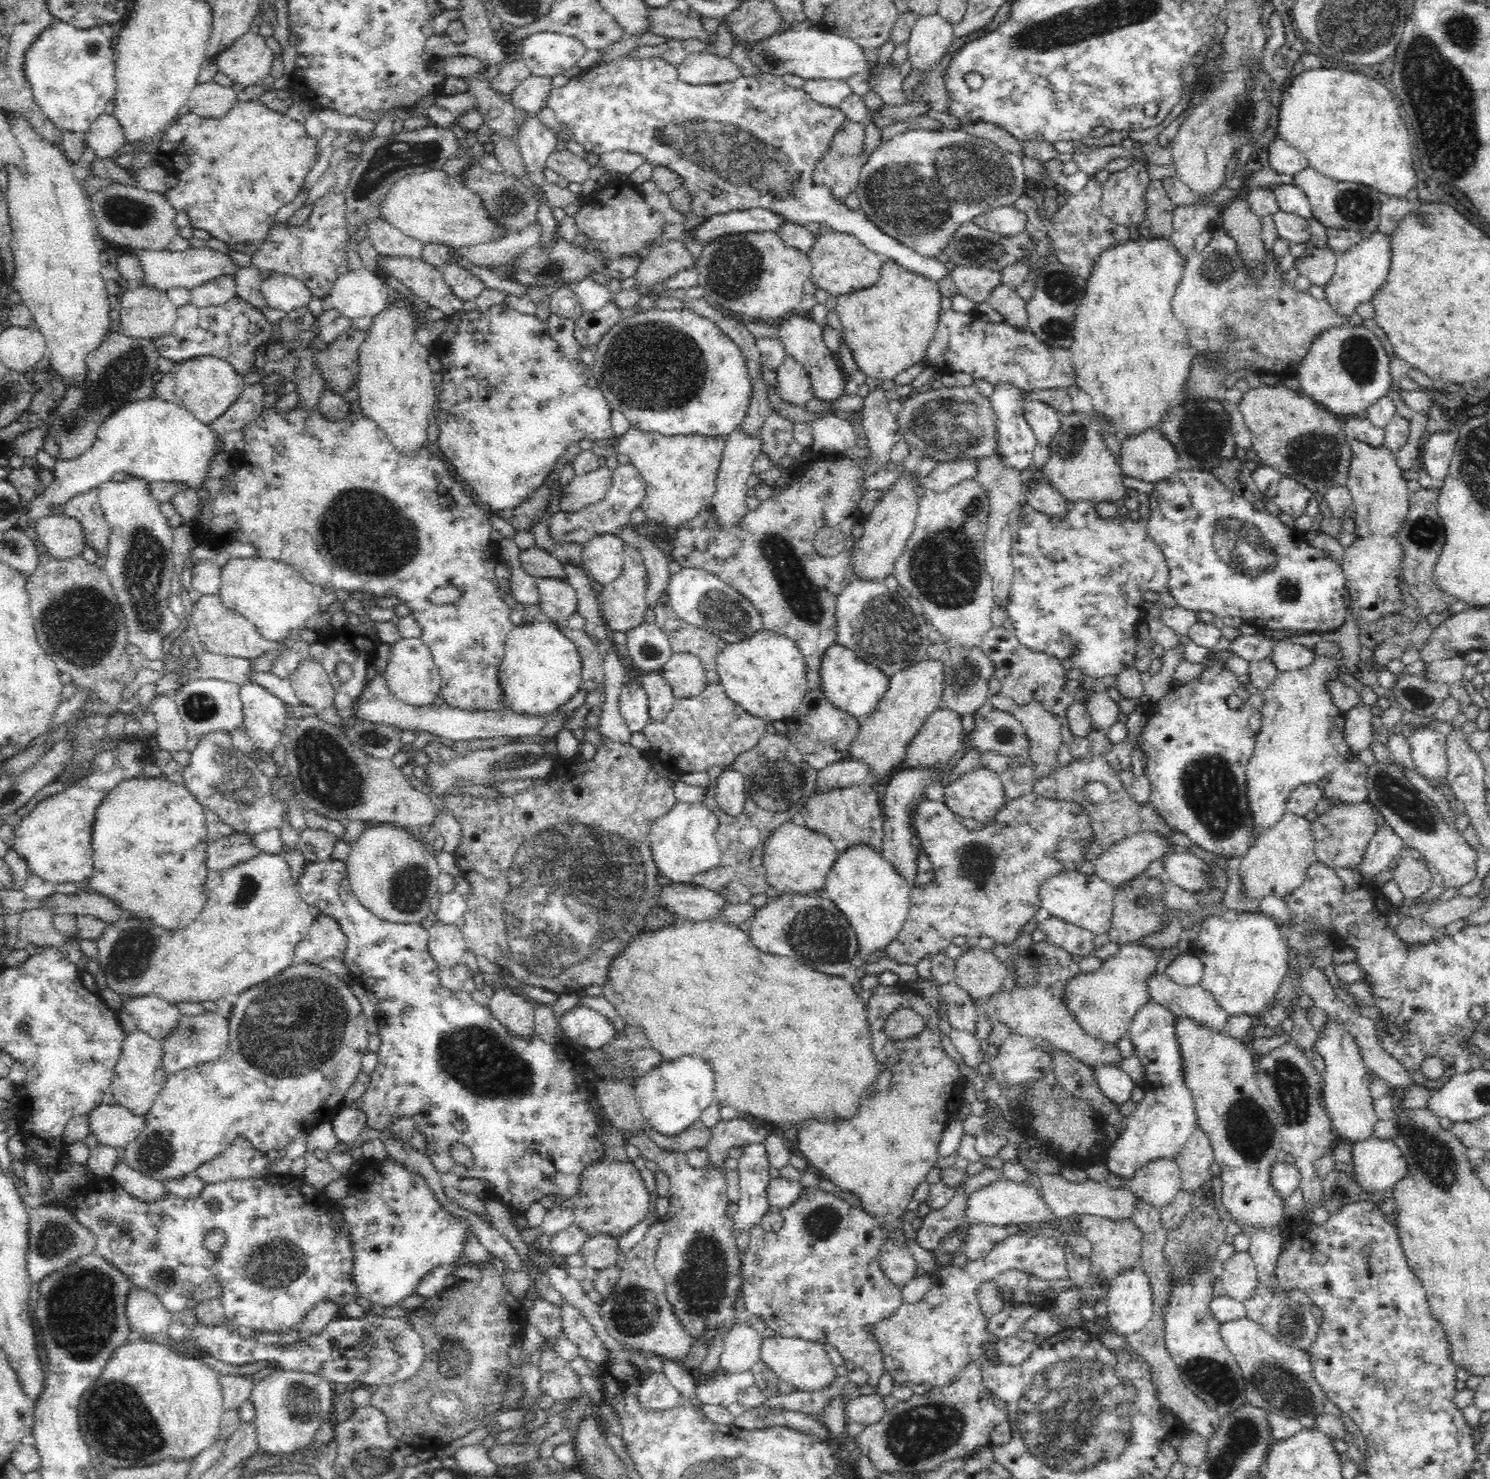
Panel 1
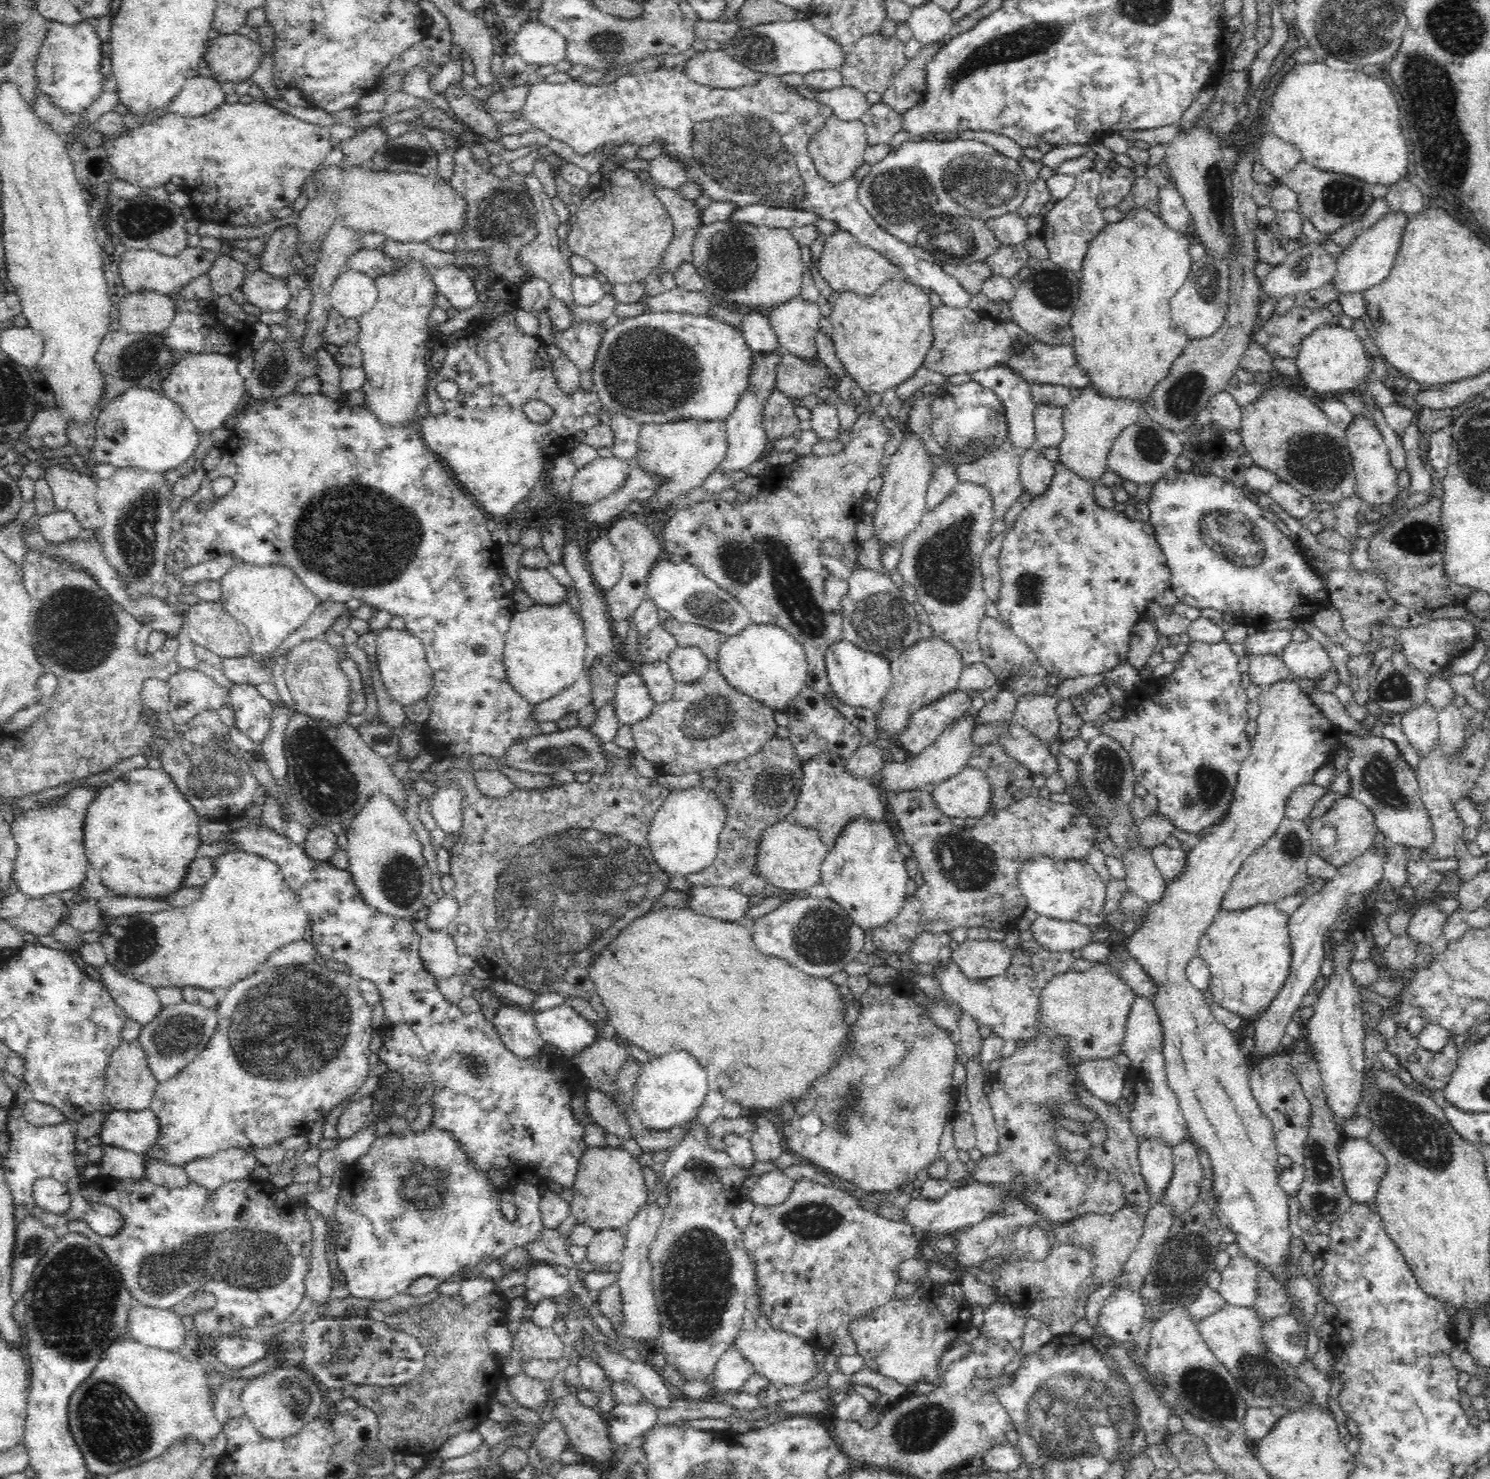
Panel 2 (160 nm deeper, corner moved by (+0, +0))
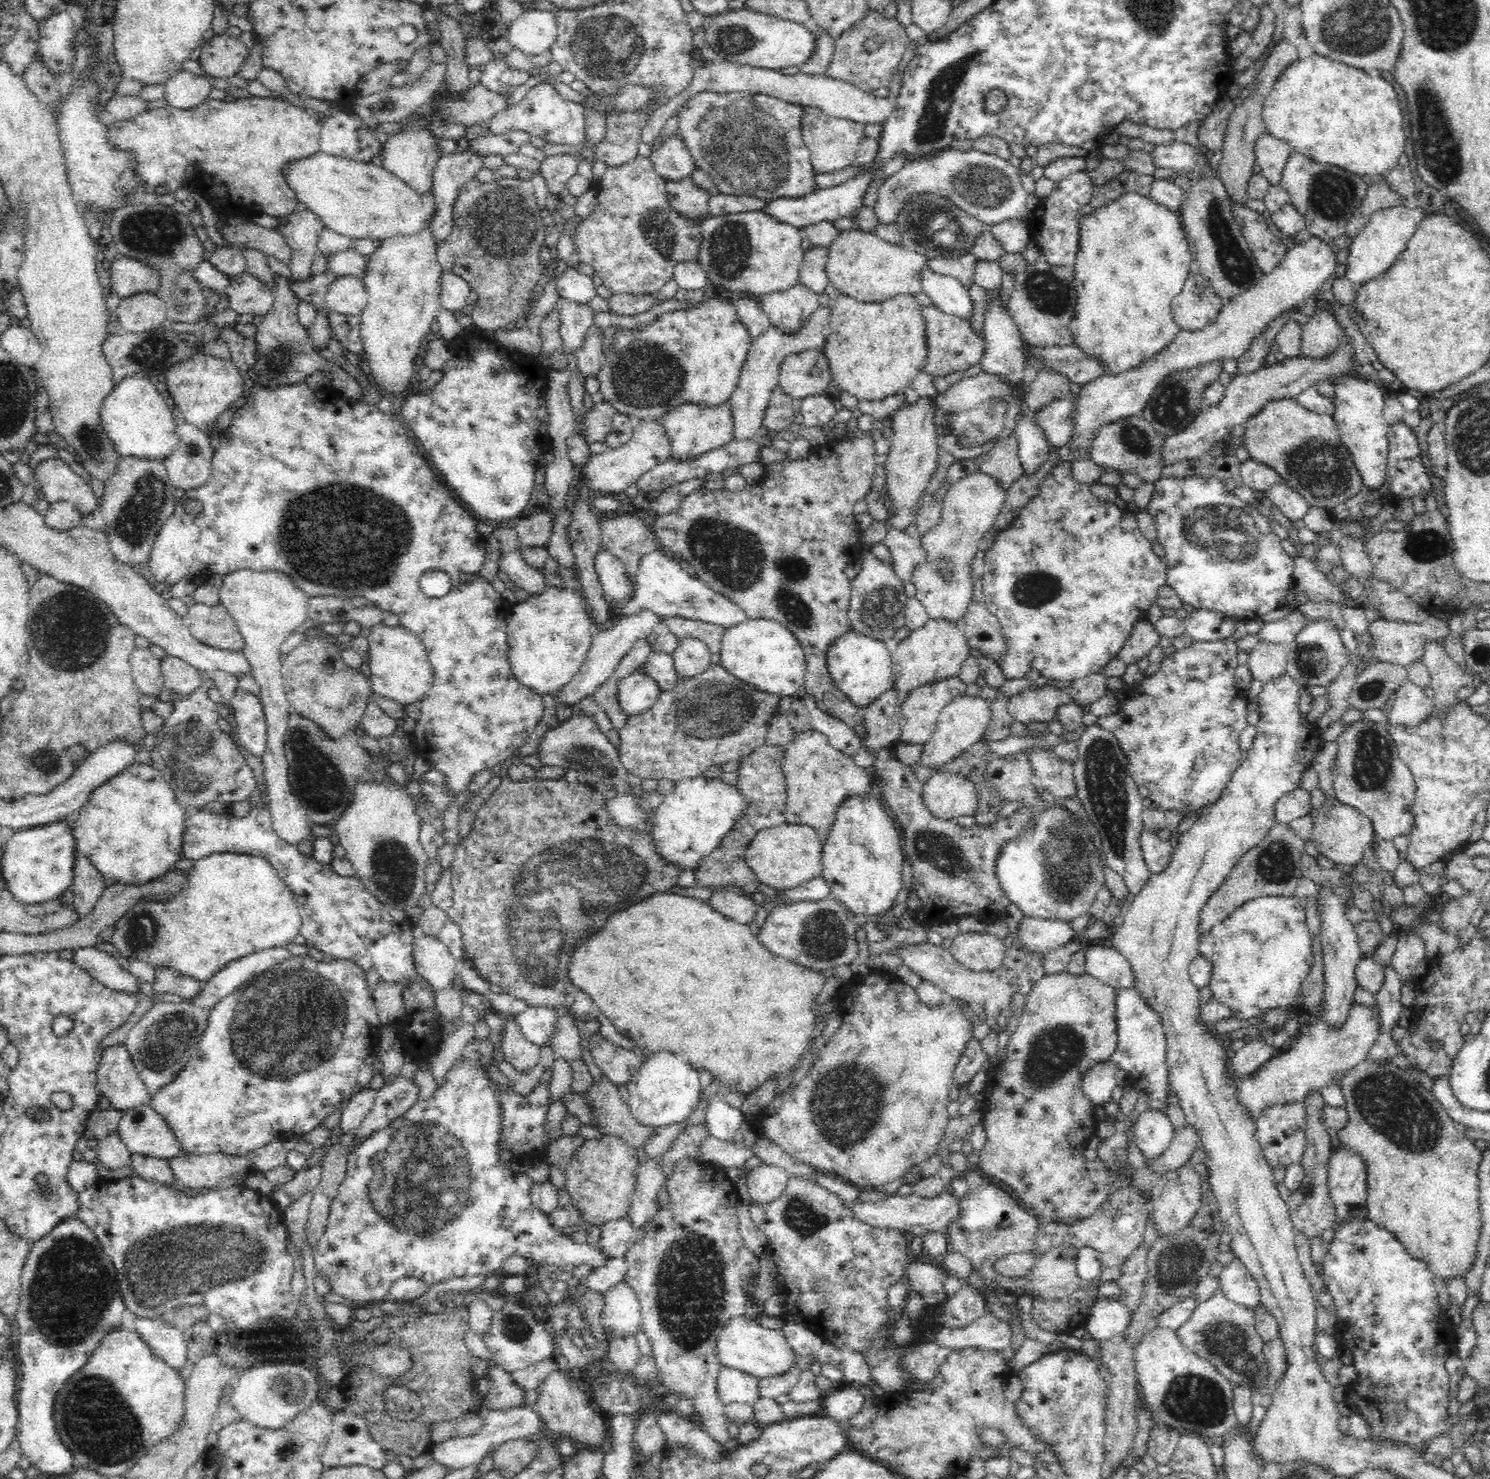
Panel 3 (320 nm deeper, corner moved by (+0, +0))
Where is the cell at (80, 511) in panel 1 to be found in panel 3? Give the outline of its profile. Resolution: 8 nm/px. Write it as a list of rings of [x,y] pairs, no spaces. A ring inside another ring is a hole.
[[[62,460],[42,462],[36,468],[35,481],[40,482],[42,494],[49,503],[71,502],[83,517],[100,510],[100,501],[87,476]]]

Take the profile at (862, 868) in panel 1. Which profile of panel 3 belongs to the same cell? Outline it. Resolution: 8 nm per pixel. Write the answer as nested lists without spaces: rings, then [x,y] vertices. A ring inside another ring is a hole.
[[[850,796],[836,812],[836,820],[823,846],[823,879],[831,890],[831,899],[840,901],[854,914],[876,916],[888,912],[902,890],[902,870],[904,870],[905,852],[900,834],[895,828],[896,821],[873,796]]]

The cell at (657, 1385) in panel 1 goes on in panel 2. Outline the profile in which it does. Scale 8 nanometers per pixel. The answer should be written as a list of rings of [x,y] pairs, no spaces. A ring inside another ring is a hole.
[[[646,1400],[640,1404],[620,1404],[606,1420],[609,1435],[616,1446],[616,1456],[626,1453],[626,1448],[636,1437],[656,1426],[659,1406]]]

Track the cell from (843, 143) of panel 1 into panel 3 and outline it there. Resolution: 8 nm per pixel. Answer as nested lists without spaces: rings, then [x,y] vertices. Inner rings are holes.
[[[805,107],[805,115],[802,116],[802,138],[810,148],[810,157],[816,172],[828,174],[852,165],[856,160],[864,129],[865,125],[862,123],[834,118],[819,108]]]

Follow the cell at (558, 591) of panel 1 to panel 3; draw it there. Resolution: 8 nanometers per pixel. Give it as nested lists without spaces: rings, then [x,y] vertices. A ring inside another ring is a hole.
[[[521,550],[503,552],[500,558],[500,571],[508,574],[515,588],[522,588],[532,594],[542,594],[548,588],[543,570],[533,568],[524,561]]]

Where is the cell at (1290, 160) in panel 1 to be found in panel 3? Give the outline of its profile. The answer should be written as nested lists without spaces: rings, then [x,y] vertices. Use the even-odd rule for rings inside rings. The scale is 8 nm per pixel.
[[[1263,132],[1260,138],[1256,140],[1254,150],[1256,155],[1255,163],[1260,166],[1260,174],[1266,178],[1266,180],[1269,180],[1270,184],[1280,185],[1286,162],[1288,162],[1288,158],[1294,153],[1293,146],[1285,140],[1270,135],[1268,132]]]

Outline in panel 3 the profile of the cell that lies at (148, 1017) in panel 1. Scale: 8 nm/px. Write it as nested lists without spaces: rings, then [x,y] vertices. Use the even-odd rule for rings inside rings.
[[[87,947],[76,950],[73,957],[72,961],[102,986],[140,1000],[142,984],[136,976],[130,974],[130,970],[124,970],[114,956],[98,948]]]

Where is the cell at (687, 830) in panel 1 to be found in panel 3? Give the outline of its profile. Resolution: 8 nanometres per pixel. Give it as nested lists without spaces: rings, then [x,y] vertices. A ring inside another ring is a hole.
[[[704,775],[694,778],[686,778],[675,782],[675,788],[671,793],[664,795],[662,804],[656,810],[651,824],[650,832],[653,837],[653,845],[658,856],[664,862],[673,864],[681,870],[696,870],[705,856],[716,850],[726,833],[734,826],[737,818],[743,813],[747,802],[738,794],[734,785],[729,785],[717,778],[707,778]]]

